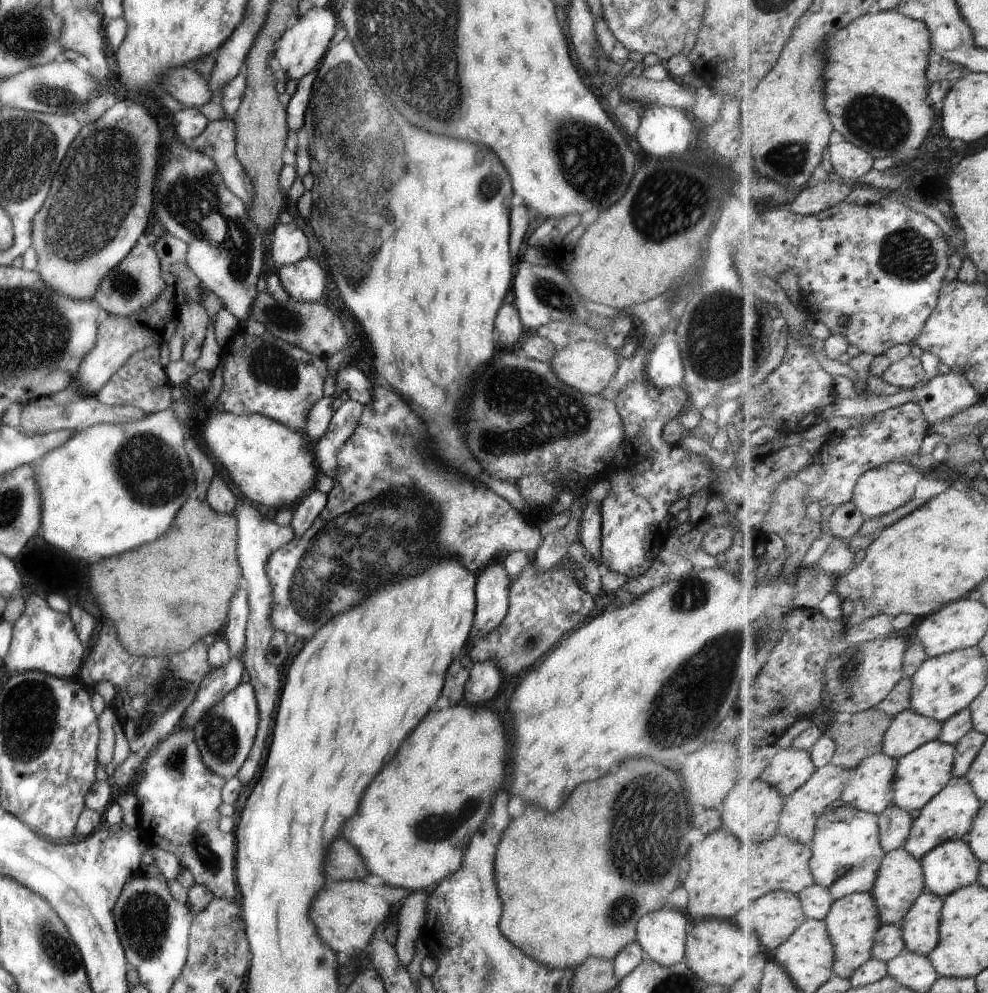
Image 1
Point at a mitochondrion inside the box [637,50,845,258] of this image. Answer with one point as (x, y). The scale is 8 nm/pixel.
(787, 160)

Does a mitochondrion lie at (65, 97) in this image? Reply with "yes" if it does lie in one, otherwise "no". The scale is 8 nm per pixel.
yes

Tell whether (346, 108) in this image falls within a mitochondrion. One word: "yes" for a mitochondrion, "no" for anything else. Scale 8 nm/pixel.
yes

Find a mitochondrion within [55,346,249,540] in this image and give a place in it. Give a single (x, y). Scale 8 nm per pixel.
(152, 474)

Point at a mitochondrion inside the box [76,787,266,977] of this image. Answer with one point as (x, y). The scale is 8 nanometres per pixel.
(144, 919)

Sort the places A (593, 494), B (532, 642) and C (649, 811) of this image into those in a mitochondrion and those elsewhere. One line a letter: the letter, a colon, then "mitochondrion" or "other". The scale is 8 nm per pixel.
A: other
B: mitochondrion
C: mitochondrion

